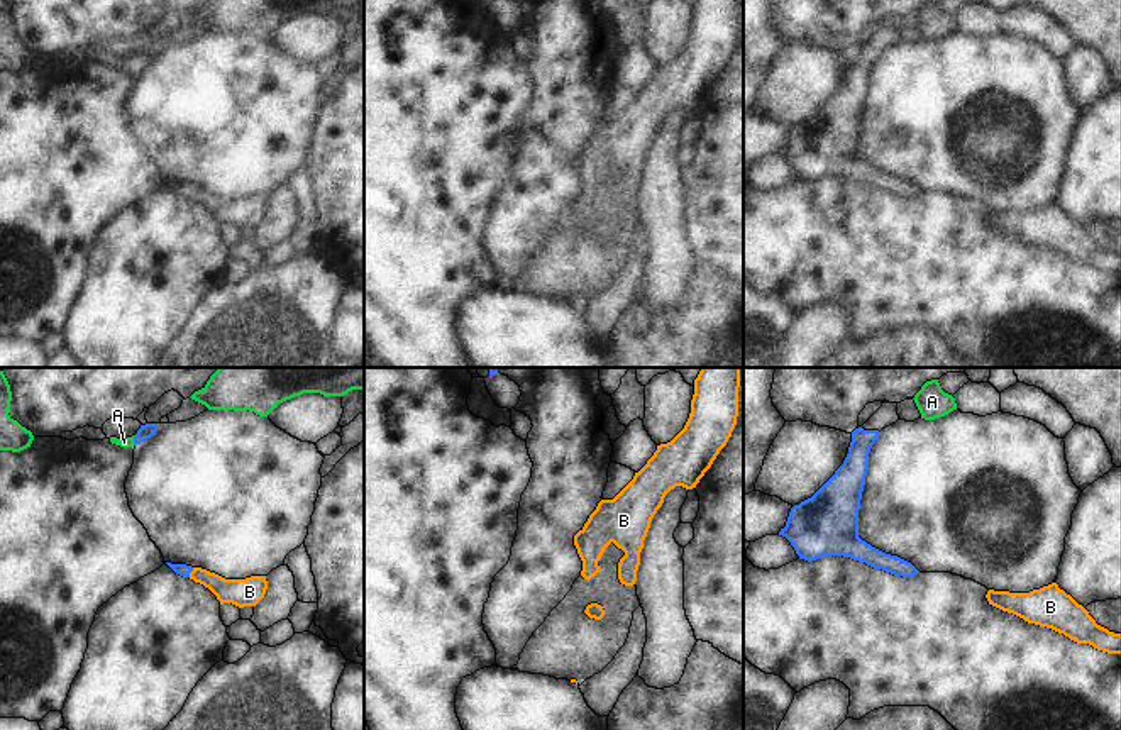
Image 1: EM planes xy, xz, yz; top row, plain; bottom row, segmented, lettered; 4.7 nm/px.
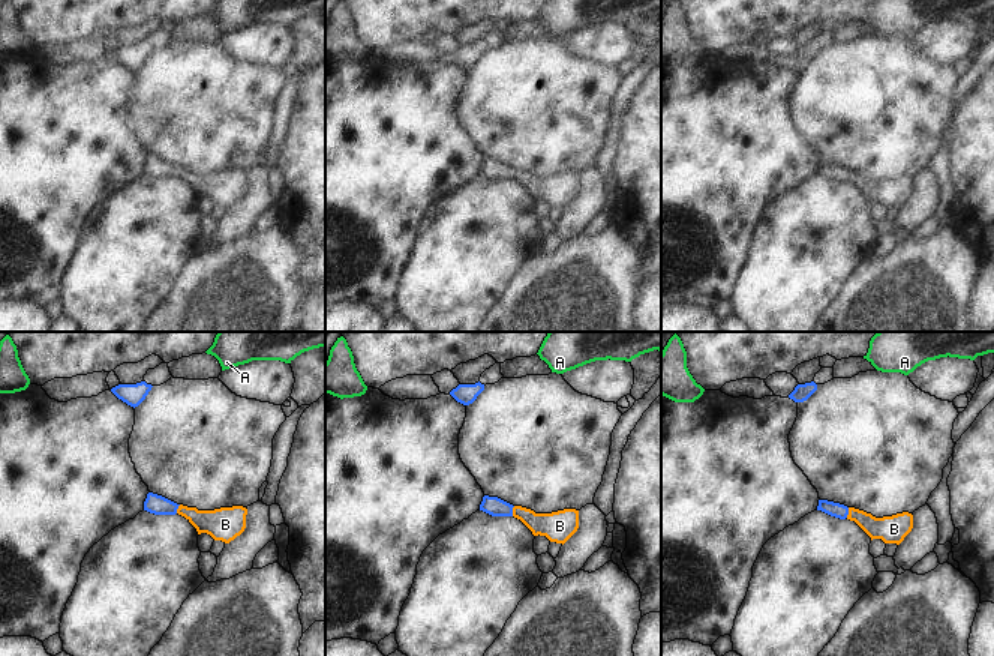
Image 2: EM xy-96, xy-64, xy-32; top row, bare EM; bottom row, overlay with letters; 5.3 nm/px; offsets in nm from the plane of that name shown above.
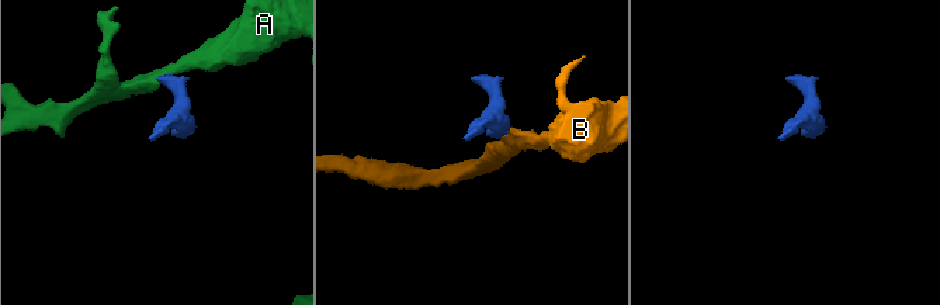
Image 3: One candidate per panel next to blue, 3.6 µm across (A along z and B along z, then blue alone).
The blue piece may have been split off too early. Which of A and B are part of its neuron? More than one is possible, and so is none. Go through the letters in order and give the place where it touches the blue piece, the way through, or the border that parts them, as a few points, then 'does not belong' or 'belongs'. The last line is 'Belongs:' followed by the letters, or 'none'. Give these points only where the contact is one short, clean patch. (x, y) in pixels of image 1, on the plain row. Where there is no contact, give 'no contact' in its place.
A: contact xy (134, 61); border xy (136, 56), (134, 65); does not belong
B: contact xy (190, 192); way xy (182, 190), (190, 192), (224, 210), (237, 212); belongs
Belongs: B

